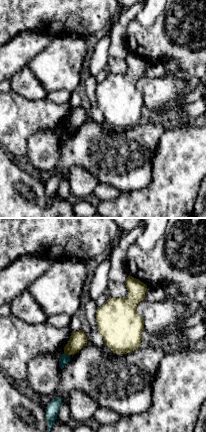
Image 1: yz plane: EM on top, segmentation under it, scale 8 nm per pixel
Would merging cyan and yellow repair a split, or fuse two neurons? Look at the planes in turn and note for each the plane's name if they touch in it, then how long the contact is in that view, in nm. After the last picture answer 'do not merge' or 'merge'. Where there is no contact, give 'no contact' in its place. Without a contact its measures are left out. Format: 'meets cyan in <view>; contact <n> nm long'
meets cyan in yz; contact 50 nm long

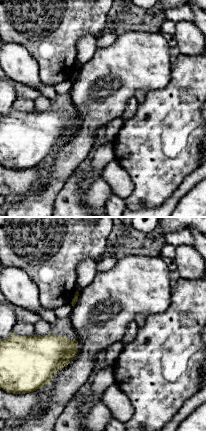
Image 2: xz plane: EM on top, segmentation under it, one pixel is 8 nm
no contact

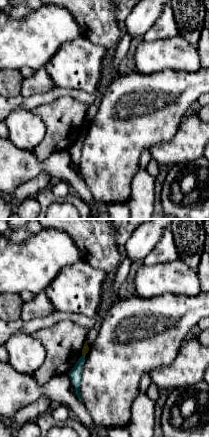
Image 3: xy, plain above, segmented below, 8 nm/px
meets cyan in xy; contact 30 nm long

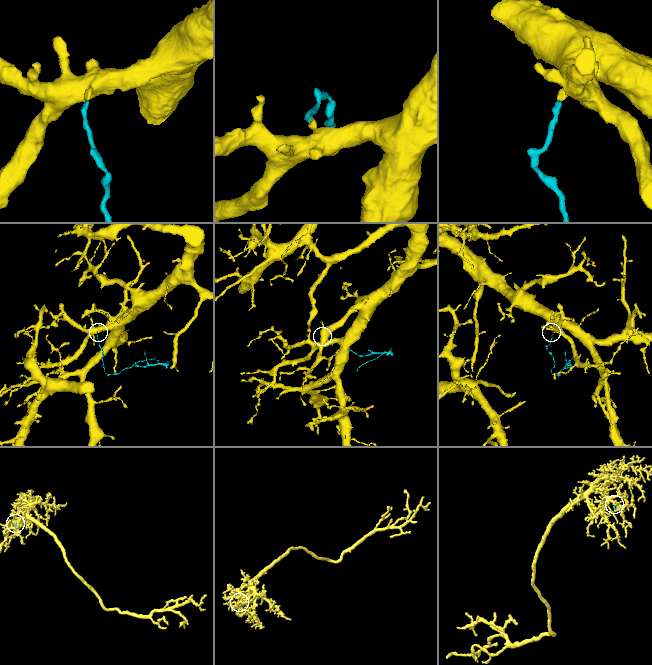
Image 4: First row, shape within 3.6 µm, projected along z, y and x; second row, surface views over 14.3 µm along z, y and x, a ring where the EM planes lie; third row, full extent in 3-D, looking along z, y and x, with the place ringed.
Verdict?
do not merge

